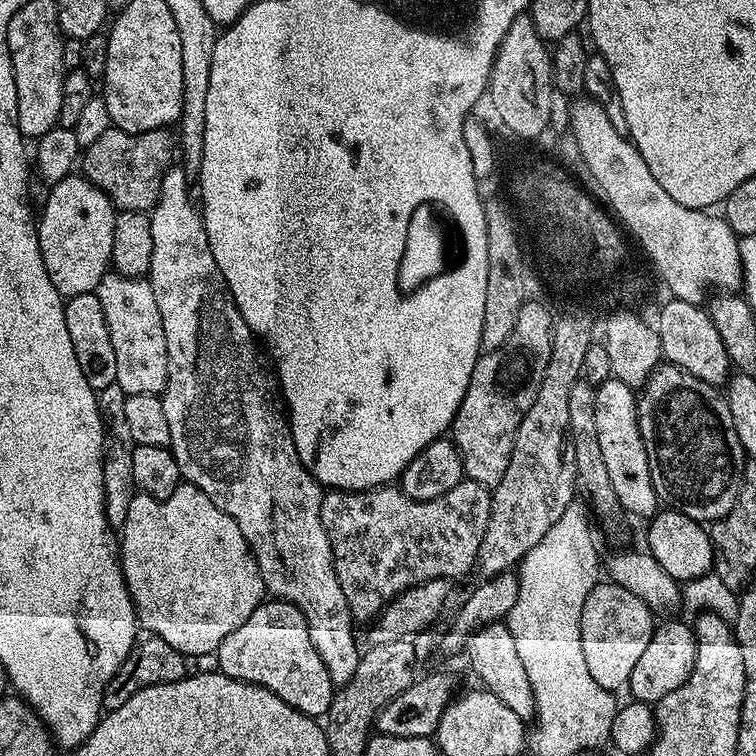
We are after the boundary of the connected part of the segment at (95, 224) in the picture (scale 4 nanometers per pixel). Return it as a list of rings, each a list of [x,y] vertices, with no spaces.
[[[69,174],[50,188],[48,202],[41,209],[37,232],[42,250],[45,270],[50,274],[50,282],[67,298],[83,292],[95,292],[108,271],[113,252],[113,232],[116,225],[117,211],[109,197],[89,180],[78,174]]]

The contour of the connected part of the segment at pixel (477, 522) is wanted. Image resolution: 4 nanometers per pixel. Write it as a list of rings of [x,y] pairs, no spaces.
[[[467,478],[454,486],[454,490],[433,500],[411,500],[396,486],[367,488],[365,492],[325,491],[320,507],[322,526],[326,530],[326,538],[330,538],[338,586],[342,586],[342,594],[346,594],[353,617],[357,621],[371,621],[380,615],[387,601],[407,588],[431,580],[466,575],[477,563],[491,510],[491,491]]]

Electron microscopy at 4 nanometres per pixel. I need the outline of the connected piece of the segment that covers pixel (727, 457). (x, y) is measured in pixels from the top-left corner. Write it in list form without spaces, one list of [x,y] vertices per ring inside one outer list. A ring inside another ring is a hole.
[[[664,362],[639,393],[638,415],[657,497],[692,520],[722,519],[738,498],[746,457],[721,389]]]

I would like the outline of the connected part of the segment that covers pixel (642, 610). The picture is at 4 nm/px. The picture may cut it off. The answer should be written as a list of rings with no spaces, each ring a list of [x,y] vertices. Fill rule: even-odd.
[[[608,580],[599,581],[587,595],[582,608],[582,650],[594,682],[611,692],[627,685],[639,657],[656,629],[656,616],[642,598]],[[655,621],[655,622],[654,622]]]

